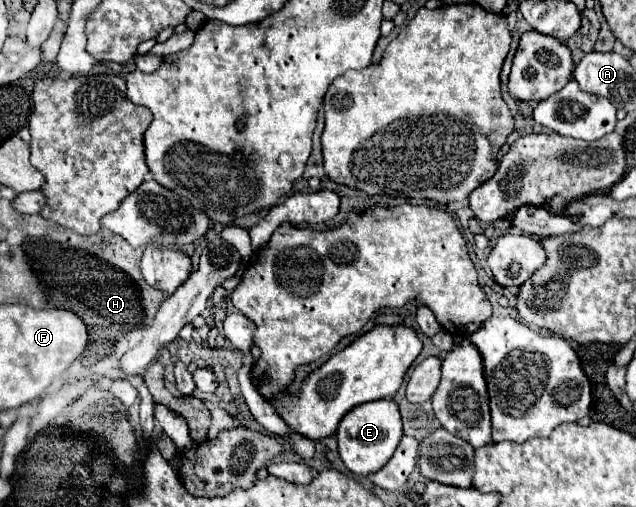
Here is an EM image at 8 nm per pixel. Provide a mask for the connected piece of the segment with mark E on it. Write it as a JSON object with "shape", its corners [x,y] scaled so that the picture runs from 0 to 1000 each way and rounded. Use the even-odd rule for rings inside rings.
{"shape":[[[590,789],[583,797],[564,797],[564,805],[555,805],[552,813],[546,813],[546,821],[539,821],[539,836],[533,836],[530,844],[533,899],[555,935],[580,939],[599,927],[608,907],[615,907],[631,860],[631,817],[618,789]]]}

